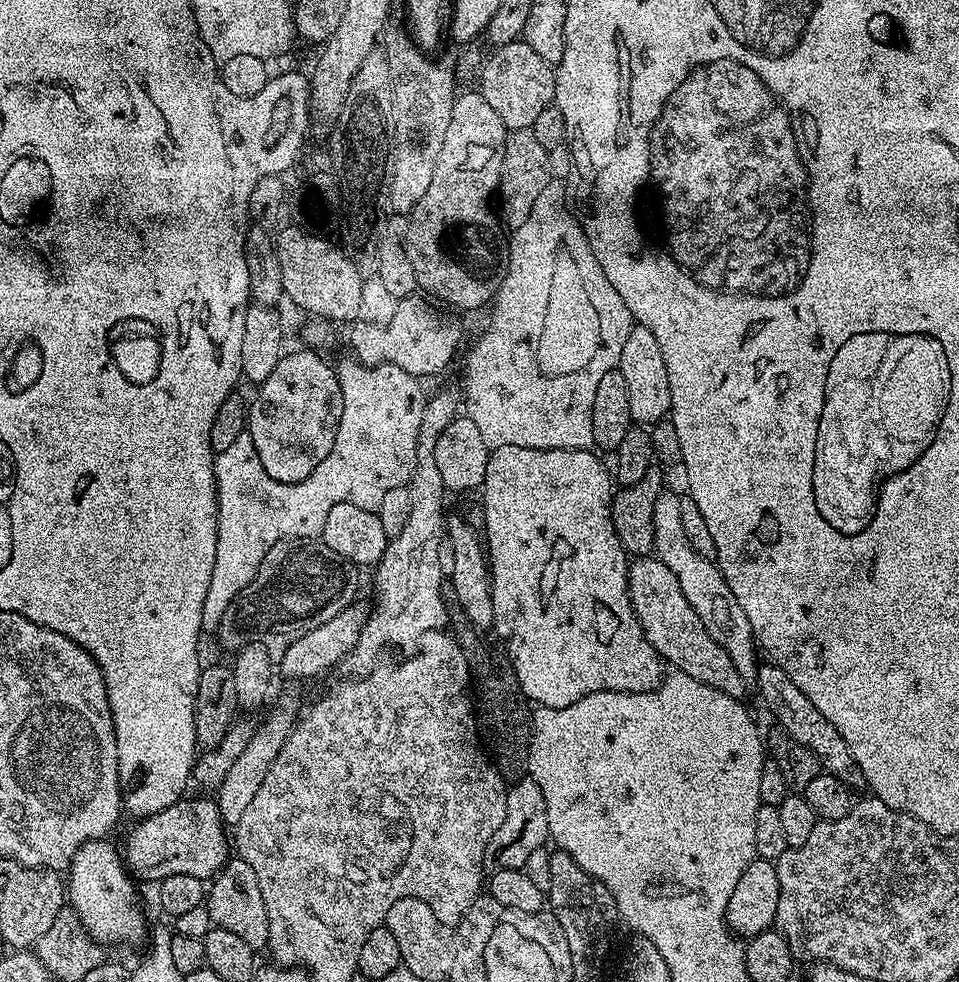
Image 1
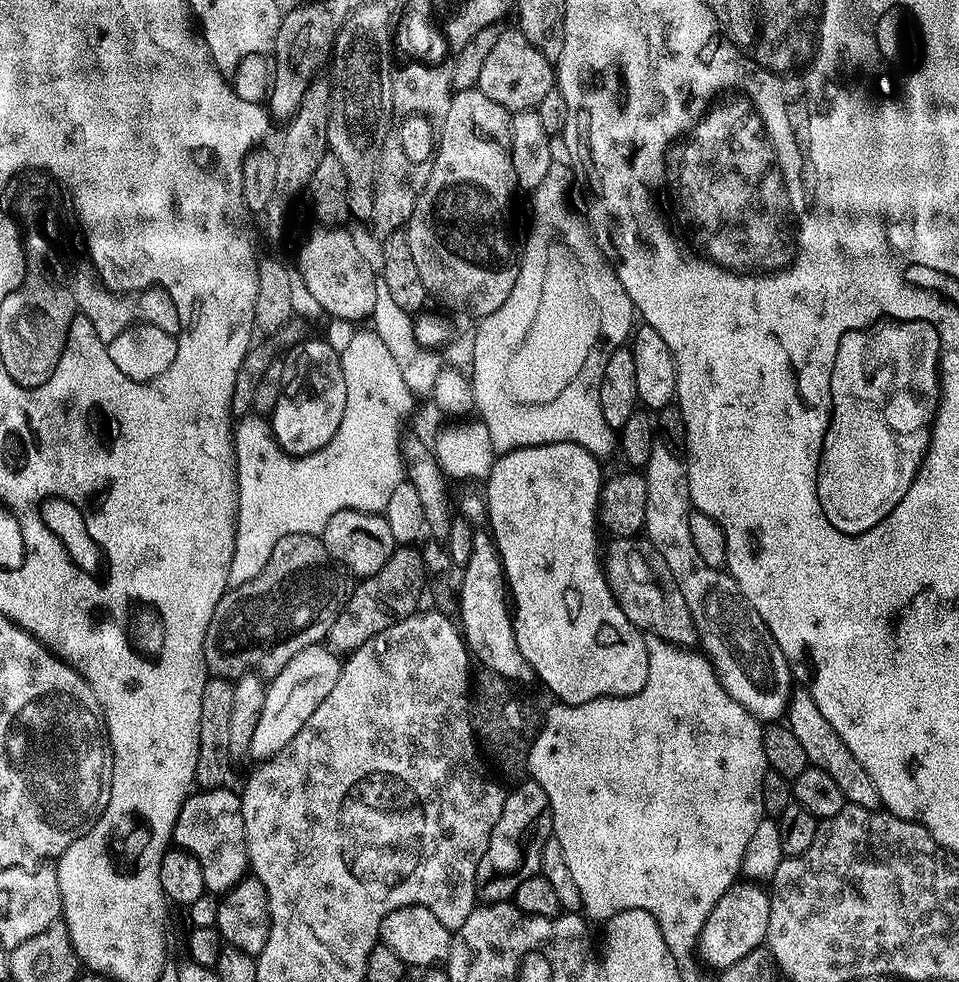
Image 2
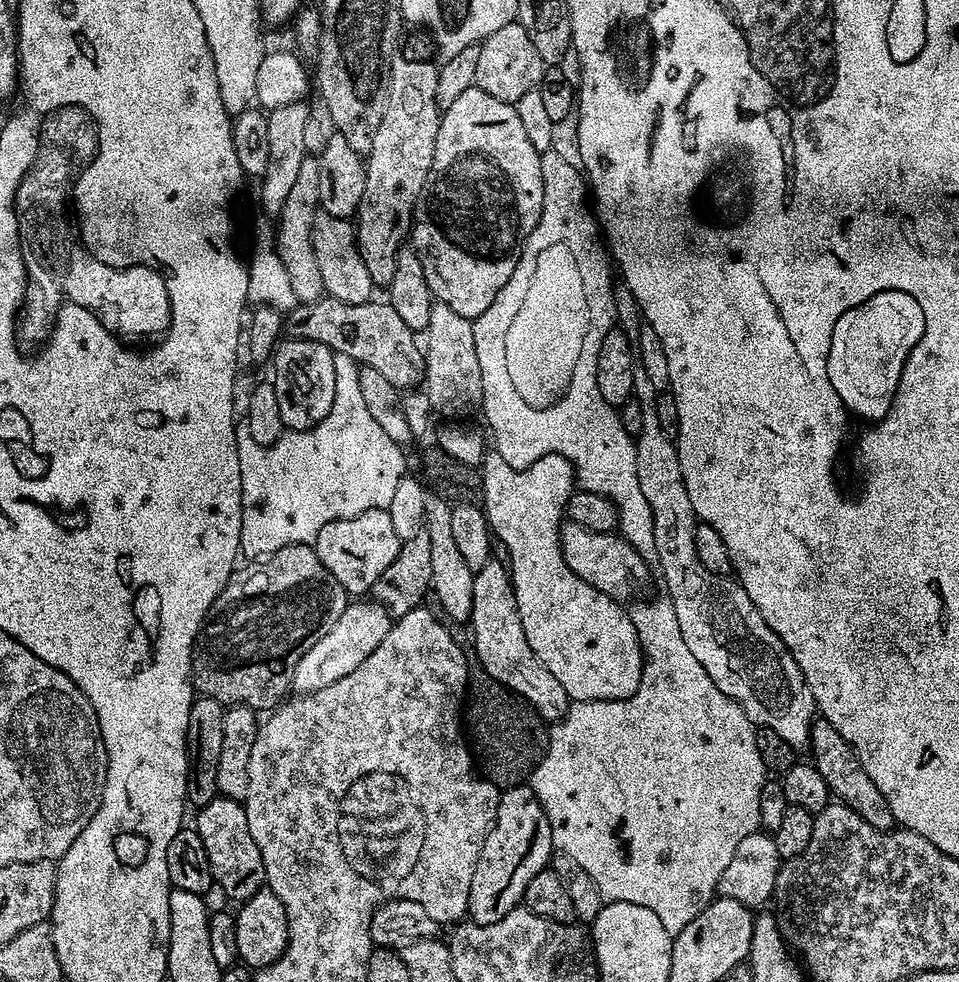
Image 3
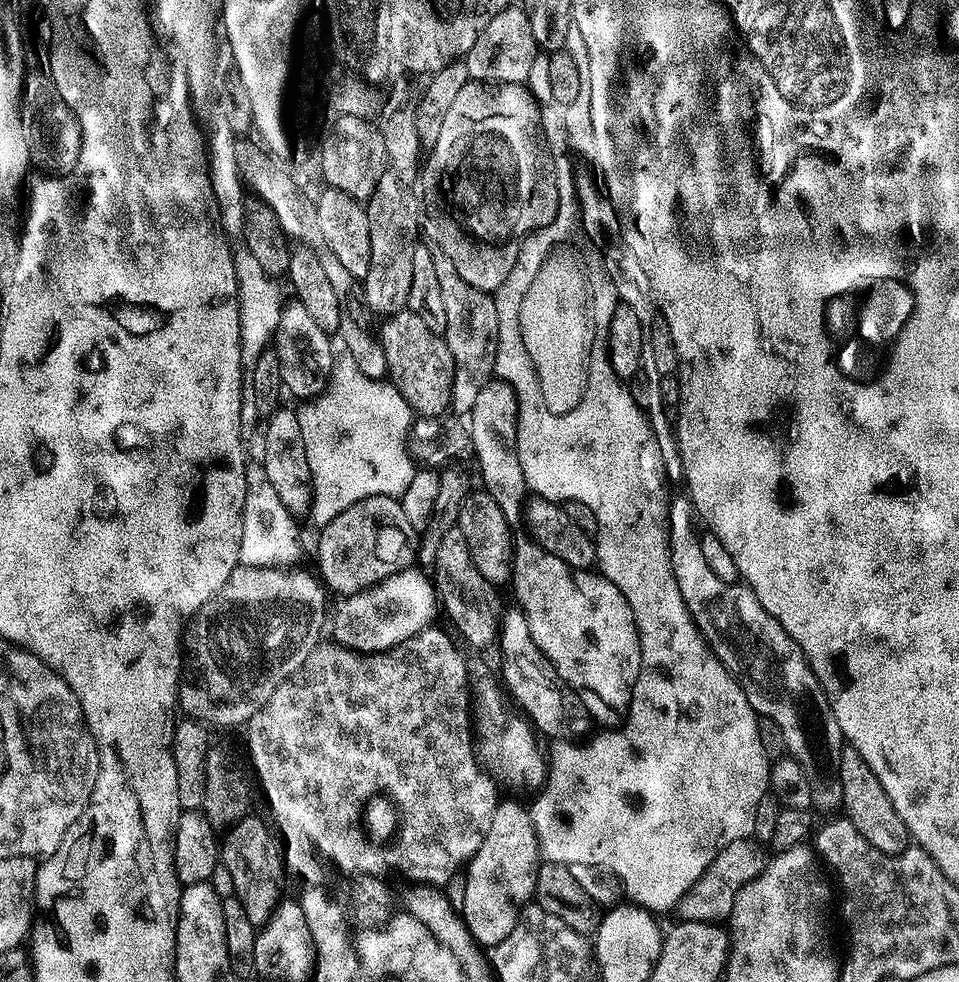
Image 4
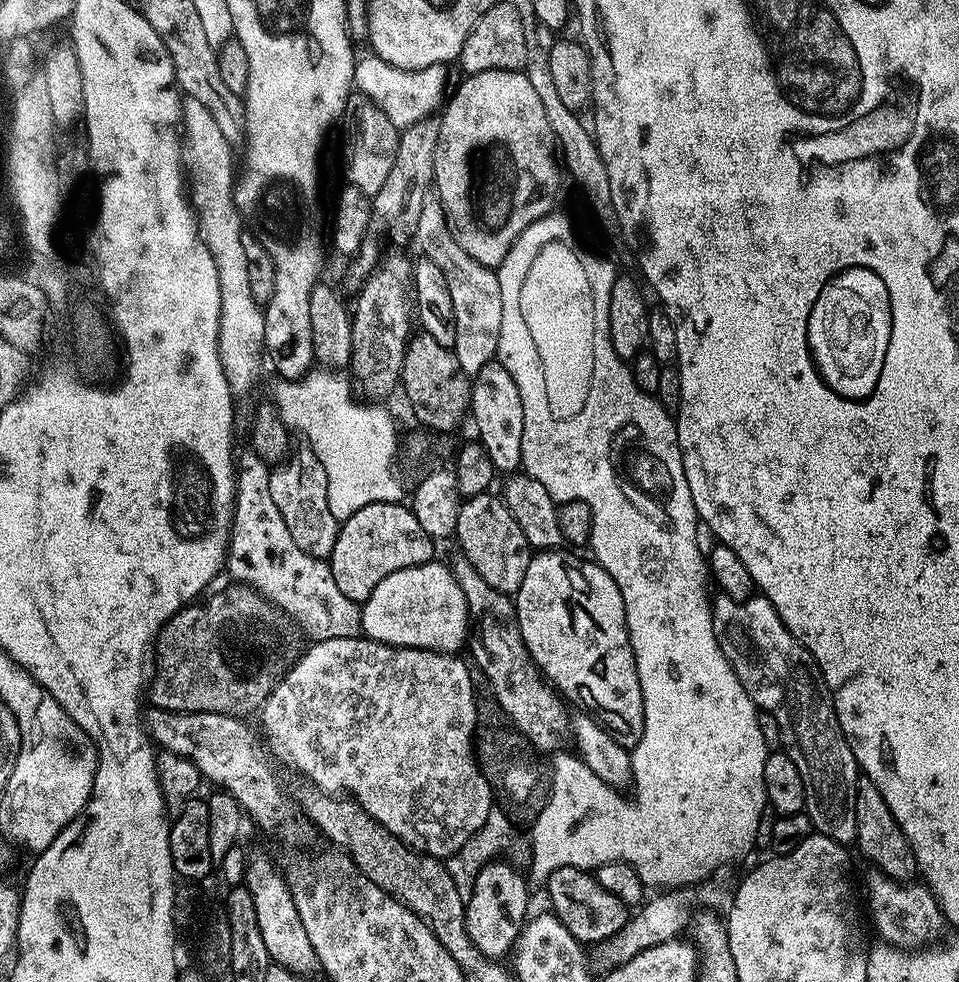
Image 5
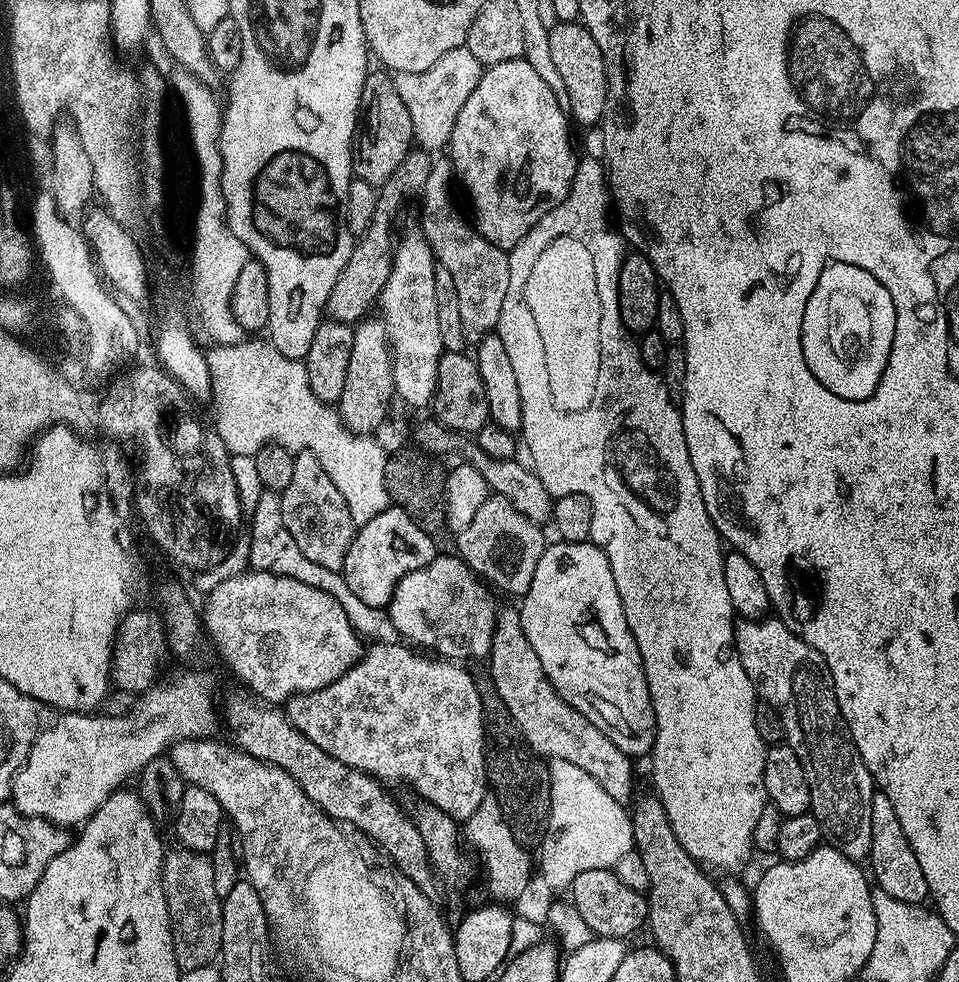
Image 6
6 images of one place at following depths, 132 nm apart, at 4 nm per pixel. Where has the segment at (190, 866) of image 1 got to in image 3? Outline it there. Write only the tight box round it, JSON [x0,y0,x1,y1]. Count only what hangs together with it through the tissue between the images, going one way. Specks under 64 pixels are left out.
[194,798,266,902]

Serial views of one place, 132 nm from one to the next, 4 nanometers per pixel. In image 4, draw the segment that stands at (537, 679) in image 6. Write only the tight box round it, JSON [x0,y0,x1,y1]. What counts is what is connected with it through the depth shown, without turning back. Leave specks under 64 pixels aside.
[434,527,502,650]

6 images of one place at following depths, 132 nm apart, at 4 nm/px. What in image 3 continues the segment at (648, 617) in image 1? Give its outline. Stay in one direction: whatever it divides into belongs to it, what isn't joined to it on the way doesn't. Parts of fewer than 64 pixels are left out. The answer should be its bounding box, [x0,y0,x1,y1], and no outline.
[560,522,642,602]

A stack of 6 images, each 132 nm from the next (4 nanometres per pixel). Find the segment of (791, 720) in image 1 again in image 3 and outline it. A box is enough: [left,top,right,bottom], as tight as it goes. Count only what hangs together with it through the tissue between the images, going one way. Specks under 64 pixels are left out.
[811,718,896,832]

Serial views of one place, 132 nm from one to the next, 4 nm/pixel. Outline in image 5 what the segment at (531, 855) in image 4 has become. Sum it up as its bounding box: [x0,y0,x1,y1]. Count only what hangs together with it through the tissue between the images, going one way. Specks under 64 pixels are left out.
[464,862,529,958]

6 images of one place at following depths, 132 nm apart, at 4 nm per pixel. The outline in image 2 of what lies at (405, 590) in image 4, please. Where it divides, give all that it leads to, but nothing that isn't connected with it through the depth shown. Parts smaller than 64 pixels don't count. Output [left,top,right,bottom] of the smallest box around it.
[250,644,341,762]

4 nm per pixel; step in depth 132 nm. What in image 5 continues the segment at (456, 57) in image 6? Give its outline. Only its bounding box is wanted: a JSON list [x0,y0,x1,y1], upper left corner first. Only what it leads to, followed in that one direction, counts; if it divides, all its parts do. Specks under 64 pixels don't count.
[355,55,446,130]

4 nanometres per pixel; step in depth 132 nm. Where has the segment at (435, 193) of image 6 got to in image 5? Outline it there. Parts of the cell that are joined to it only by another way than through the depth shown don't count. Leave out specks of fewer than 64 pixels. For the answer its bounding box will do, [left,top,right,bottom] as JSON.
[414,194,502,376]

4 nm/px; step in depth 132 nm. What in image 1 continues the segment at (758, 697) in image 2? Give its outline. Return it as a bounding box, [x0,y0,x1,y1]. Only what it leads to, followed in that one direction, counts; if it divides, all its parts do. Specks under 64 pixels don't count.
[654,490,758,682]

